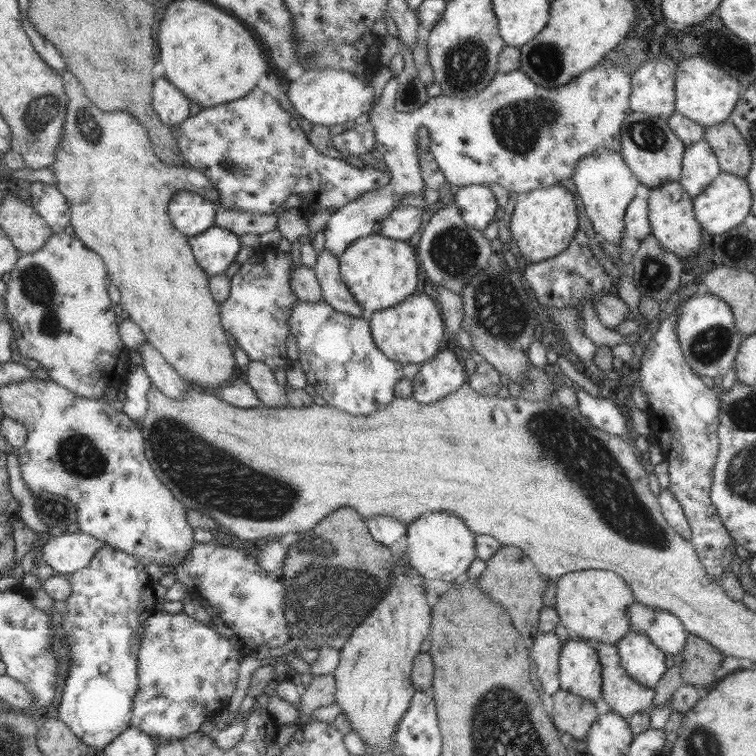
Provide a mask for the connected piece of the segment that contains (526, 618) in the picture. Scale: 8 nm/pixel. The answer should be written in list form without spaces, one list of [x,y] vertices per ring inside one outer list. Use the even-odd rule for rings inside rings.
[[[503,545],[485,563],[479,588],[506,609],[511,623],[522,636],[532,639],[539,632],[539,611],[544,607],[542,596],[551,581],[543,577],[530,557],[516,546]]]

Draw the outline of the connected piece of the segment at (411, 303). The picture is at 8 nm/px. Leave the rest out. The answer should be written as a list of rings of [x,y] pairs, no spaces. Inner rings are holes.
[[[415,292],[393,307],[383,308],[367,317],[376,346],[401,366],[426,362],[443,348],[444,321],[441,309],[425,293]]]

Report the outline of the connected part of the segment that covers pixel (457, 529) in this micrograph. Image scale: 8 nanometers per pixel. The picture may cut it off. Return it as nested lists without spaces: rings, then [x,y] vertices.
[[[444,512],[427,513],[407,524],[408,542],[405,558],[410,566],[427,581],[440,580],[452,583],[465,577],[472,561],[477,557],[475,536],[458,516]]]

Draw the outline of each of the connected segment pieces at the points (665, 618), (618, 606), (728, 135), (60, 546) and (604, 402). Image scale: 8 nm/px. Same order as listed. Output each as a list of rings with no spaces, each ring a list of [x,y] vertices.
[[[652,608],[654,618],[646,636],[667,655],[681,654],[688,632],[676,616],[667,610]]]
[[[582,569],[562,576],[555,585],[559,625],[567,628],[573,637],[616,645],[629,633],[629,608],[635,598],[618,574],[602,569]]]
[[[729,120],[708,126],[704,139],[708,141],[724,172],[745,177],[751,167],[751,152],[744,137]]]
[[[82,531],[64,533],[50,537],[41,550],[40,557],[51,566],[56,574],[70,576],[73,572],[86,568],[91,558],[105,544]]]
[[[584,389],[575,390],[577,409],[592,425],[604,432],[627,438],[625,409],[620,408],[611,399],[595,397]]]

